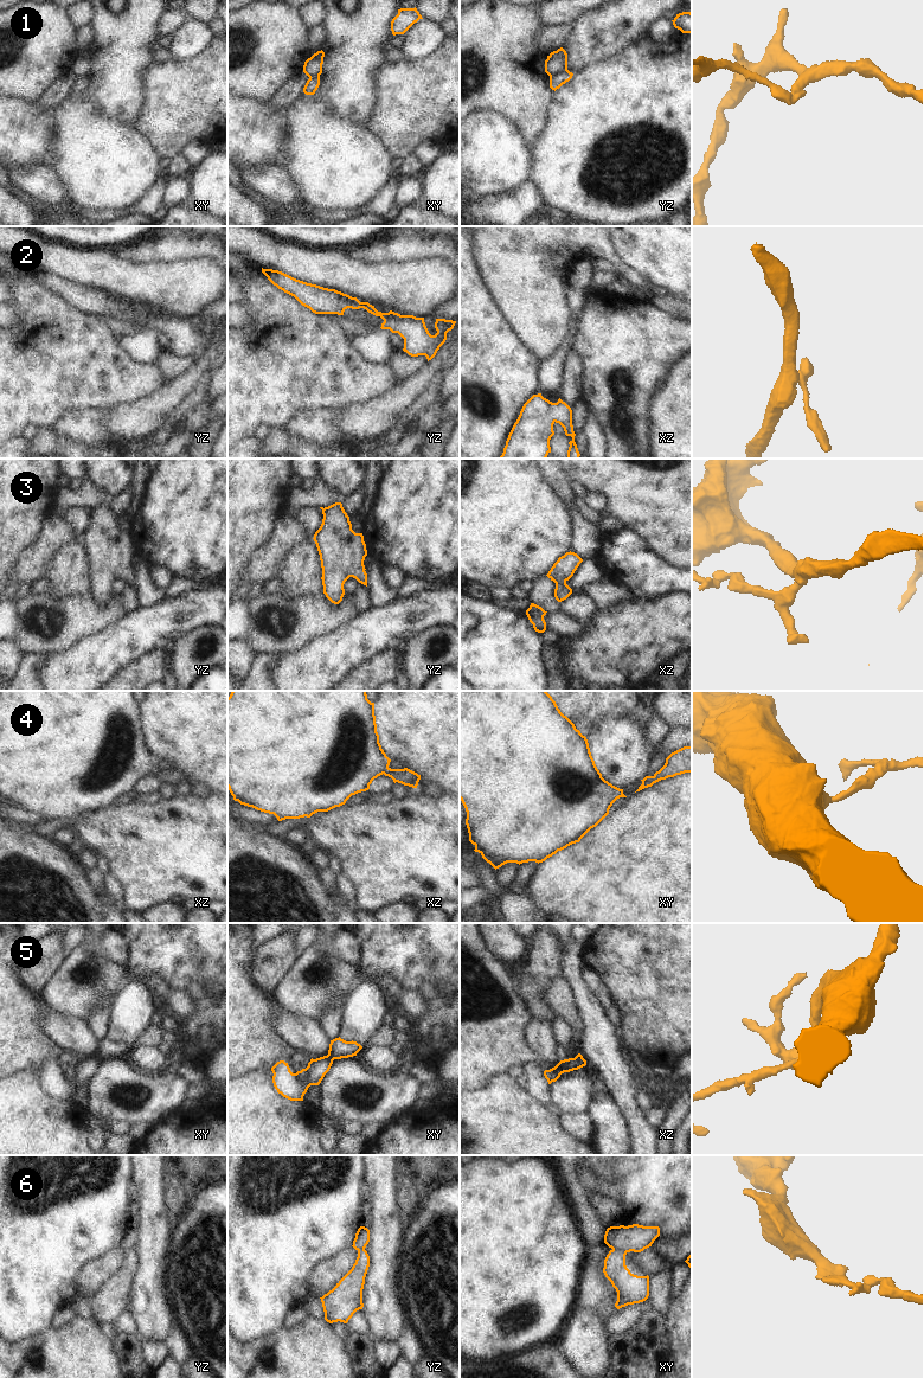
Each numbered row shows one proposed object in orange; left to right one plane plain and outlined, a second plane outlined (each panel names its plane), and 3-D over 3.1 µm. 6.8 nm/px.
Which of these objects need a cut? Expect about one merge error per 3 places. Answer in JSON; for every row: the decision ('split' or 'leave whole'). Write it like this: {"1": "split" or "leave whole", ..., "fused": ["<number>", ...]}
{"1": "split", "2": "leave whole", "3": "leave whole", "4": "leave whole", "5": "split", "6": "split", "fused": ["1", "5", "6"]}

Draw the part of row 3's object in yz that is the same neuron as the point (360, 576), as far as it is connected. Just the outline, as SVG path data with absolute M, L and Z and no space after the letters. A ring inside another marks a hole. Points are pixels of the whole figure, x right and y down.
M341 502L320 508L323 519L313 539L321 560L323 594L332 603L339 604L349 577L367 587L364 565L367 550L362 533L352 530Z

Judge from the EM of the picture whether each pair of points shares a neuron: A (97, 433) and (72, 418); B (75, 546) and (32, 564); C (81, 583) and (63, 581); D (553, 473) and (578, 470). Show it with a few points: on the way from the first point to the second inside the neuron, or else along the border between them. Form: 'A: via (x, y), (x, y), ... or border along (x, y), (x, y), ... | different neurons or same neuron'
A: via (91, 430), (87, 425), (78, 424) | same neuron
B: border along (75, 539), (65, 543), (50, 558), (42, 577) | different neurons
C: via (76, 582), (68, 581) | same neuron
D: border along (564, 470), (569, 480) | different neurons

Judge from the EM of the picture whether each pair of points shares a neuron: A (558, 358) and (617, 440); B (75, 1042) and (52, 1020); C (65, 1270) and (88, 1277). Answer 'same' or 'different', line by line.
A: different
B: same
C: different

